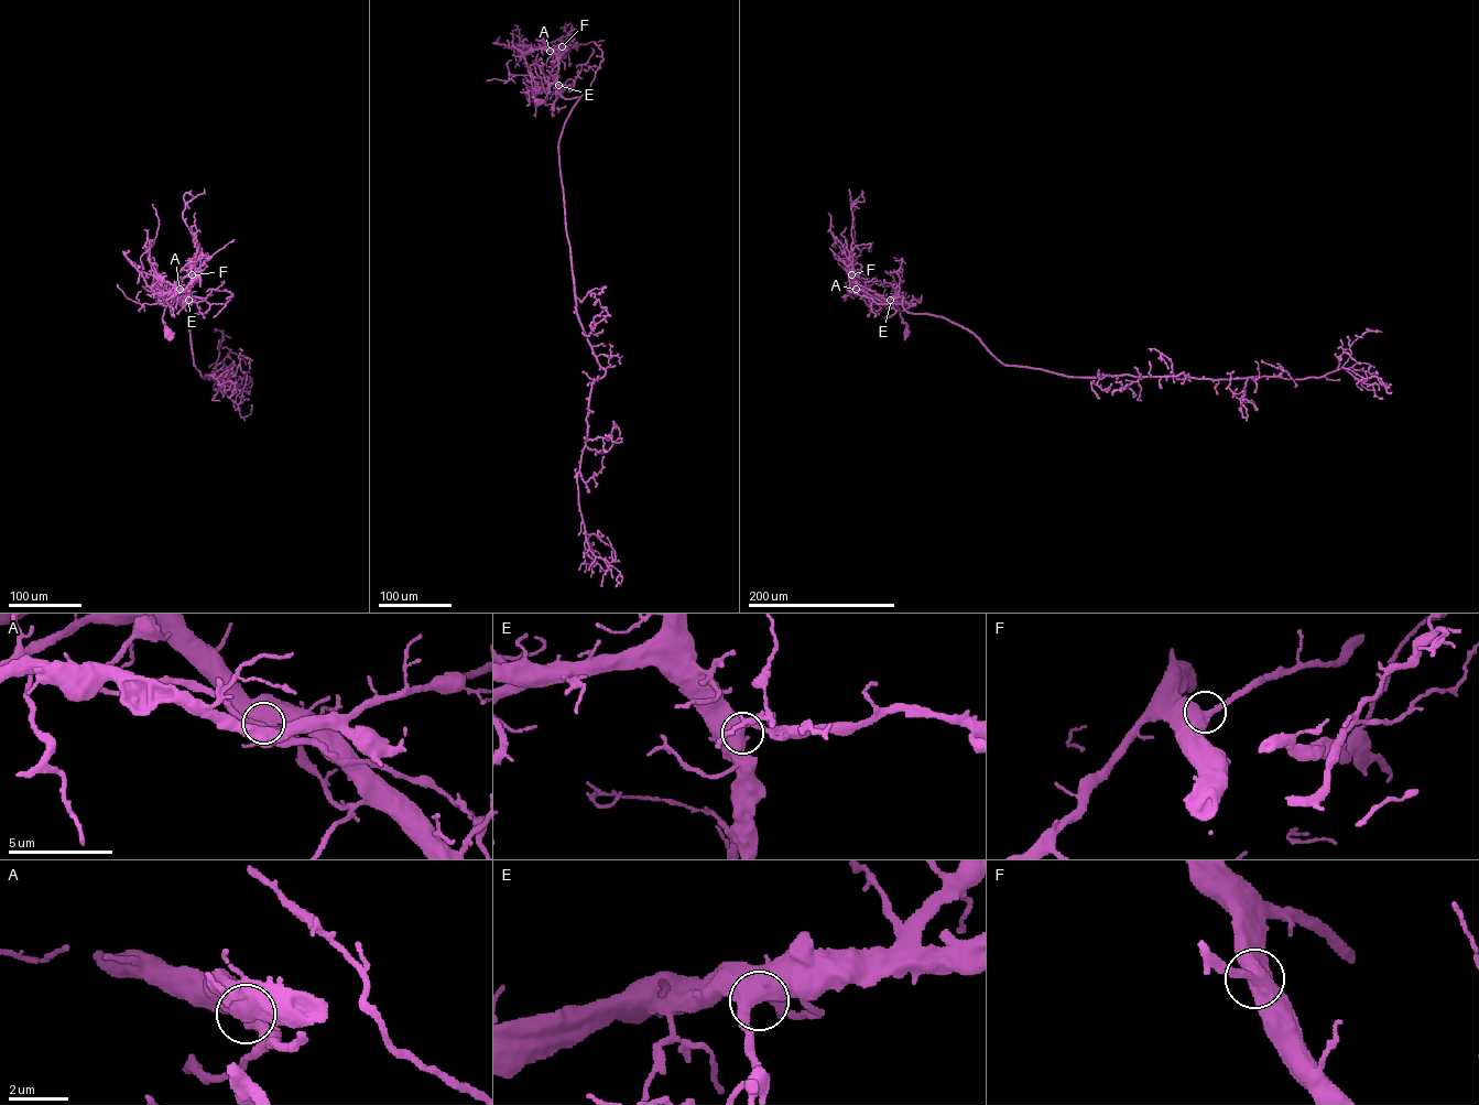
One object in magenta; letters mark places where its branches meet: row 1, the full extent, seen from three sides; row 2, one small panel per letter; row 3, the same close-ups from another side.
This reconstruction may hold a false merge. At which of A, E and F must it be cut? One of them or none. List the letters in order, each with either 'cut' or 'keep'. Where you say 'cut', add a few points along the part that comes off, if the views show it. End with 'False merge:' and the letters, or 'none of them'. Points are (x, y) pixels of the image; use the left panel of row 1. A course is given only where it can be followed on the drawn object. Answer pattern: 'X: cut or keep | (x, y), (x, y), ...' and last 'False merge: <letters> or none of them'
A: cut | (180, 289), (158, 295), (149, 286), (155, 292), (161, 304), (172, 299), (166, 298)
E: keep
F: keep
False merge: A

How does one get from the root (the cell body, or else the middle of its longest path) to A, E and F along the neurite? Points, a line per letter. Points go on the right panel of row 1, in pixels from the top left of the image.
A: (905, 334), (906, 323), (902, 323), (895, 304), (856, 289)
E: (905, 334), (906, 323), (902, 323), (896, 306), (888, 301), (890, 300)
F: (905, 334), (906, 323), (902, 323), (896, 306), (871, 296), (851, 274)

